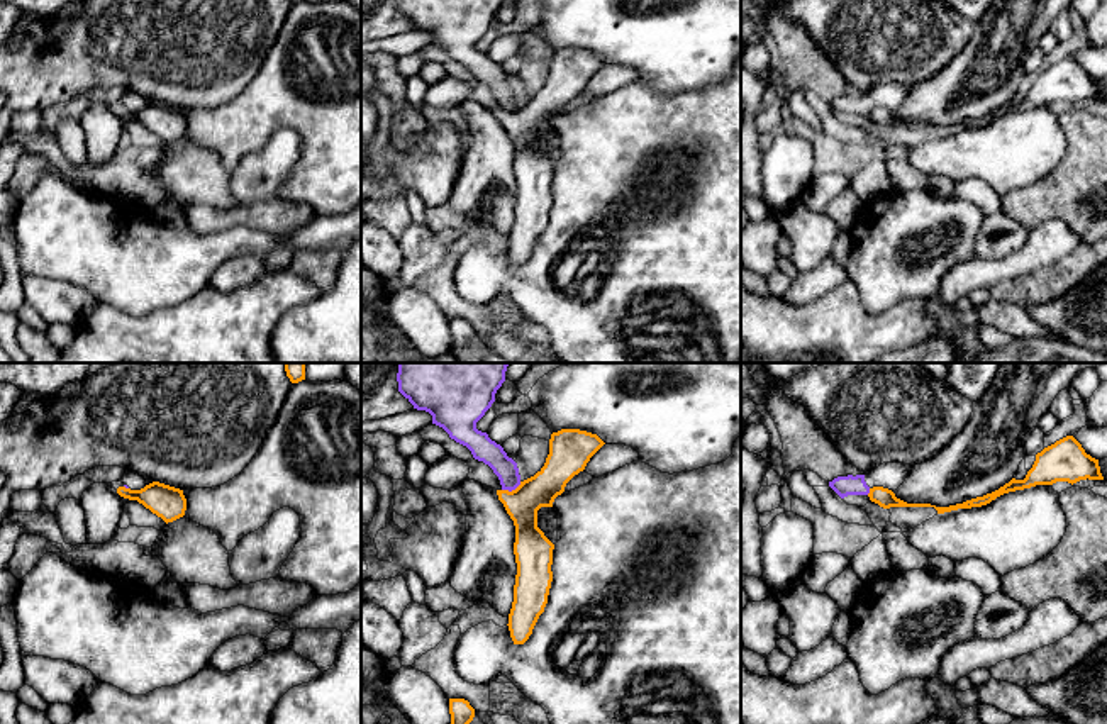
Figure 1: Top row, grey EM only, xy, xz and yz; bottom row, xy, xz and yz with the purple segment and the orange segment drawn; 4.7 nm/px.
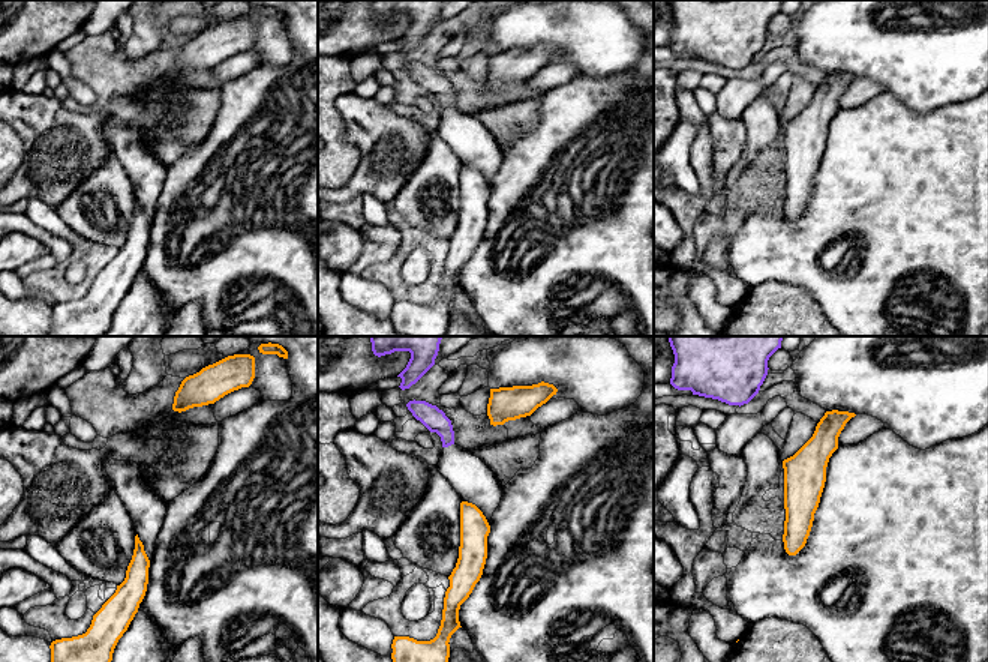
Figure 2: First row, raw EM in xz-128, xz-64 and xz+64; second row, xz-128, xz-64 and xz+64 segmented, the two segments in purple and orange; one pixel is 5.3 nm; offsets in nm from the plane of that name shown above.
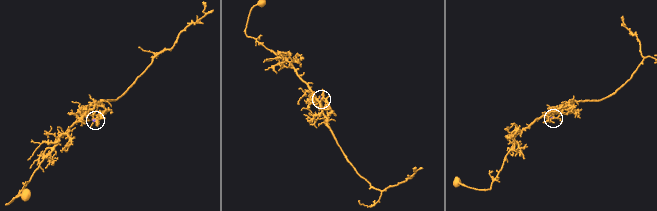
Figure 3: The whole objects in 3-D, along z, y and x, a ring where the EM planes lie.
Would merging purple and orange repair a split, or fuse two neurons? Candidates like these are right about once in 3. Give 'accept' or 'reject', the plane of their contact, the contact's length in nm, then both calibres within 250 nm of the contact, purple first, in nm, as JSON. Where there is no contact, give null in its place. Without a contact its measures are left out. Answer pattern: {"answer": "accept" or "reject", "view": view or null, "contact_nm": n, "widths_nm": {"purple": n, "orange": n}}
{"answer": "reject", "view": "xz", "contact_nm": 100, "widths_nm": {"purple": 120, "orange": 160}}

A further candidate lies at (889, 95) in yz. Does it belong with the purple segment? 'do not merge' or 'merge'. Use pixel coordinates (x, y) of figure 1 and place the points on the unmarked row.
merge

